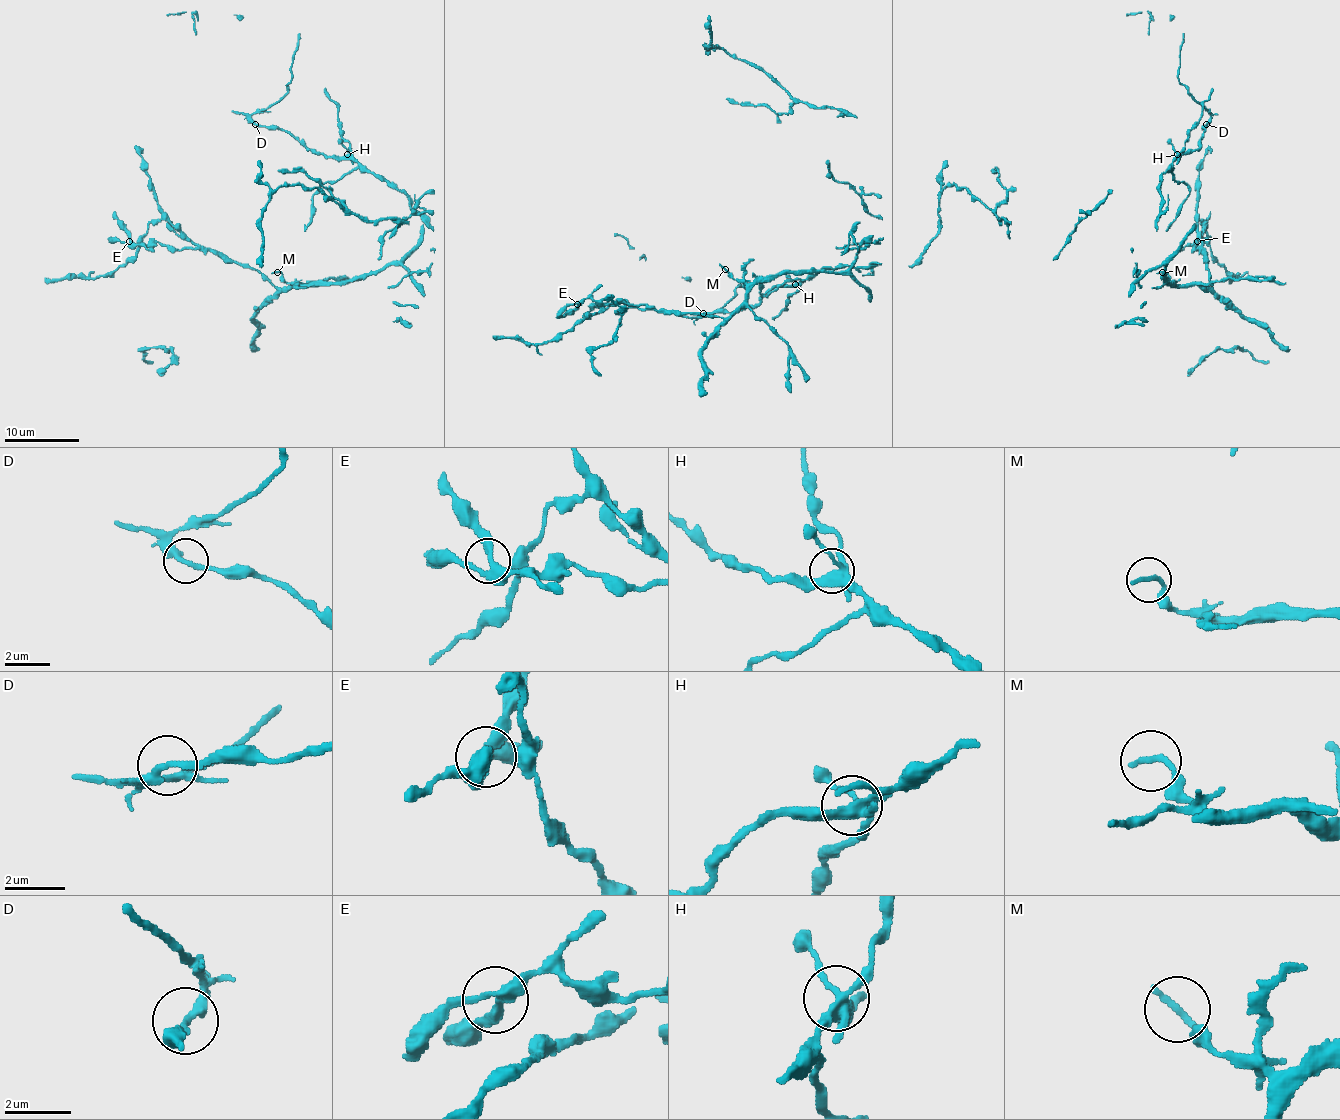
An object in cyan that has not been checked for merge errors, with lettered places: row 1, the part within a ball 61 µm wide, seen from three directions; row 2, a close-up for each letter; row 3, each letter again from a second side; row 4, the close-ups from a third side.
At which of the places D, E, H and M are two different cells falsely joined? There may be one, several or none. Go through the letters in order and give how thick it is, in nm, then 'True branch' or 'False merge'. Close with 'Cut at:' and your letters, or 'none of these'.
D: Thickness 240 nm. False merge
E: Thickness 300 nm. True branch
H: Thickness 360 nm. True branch
M: Thickness 260 nm. True branch
Cut at: D

